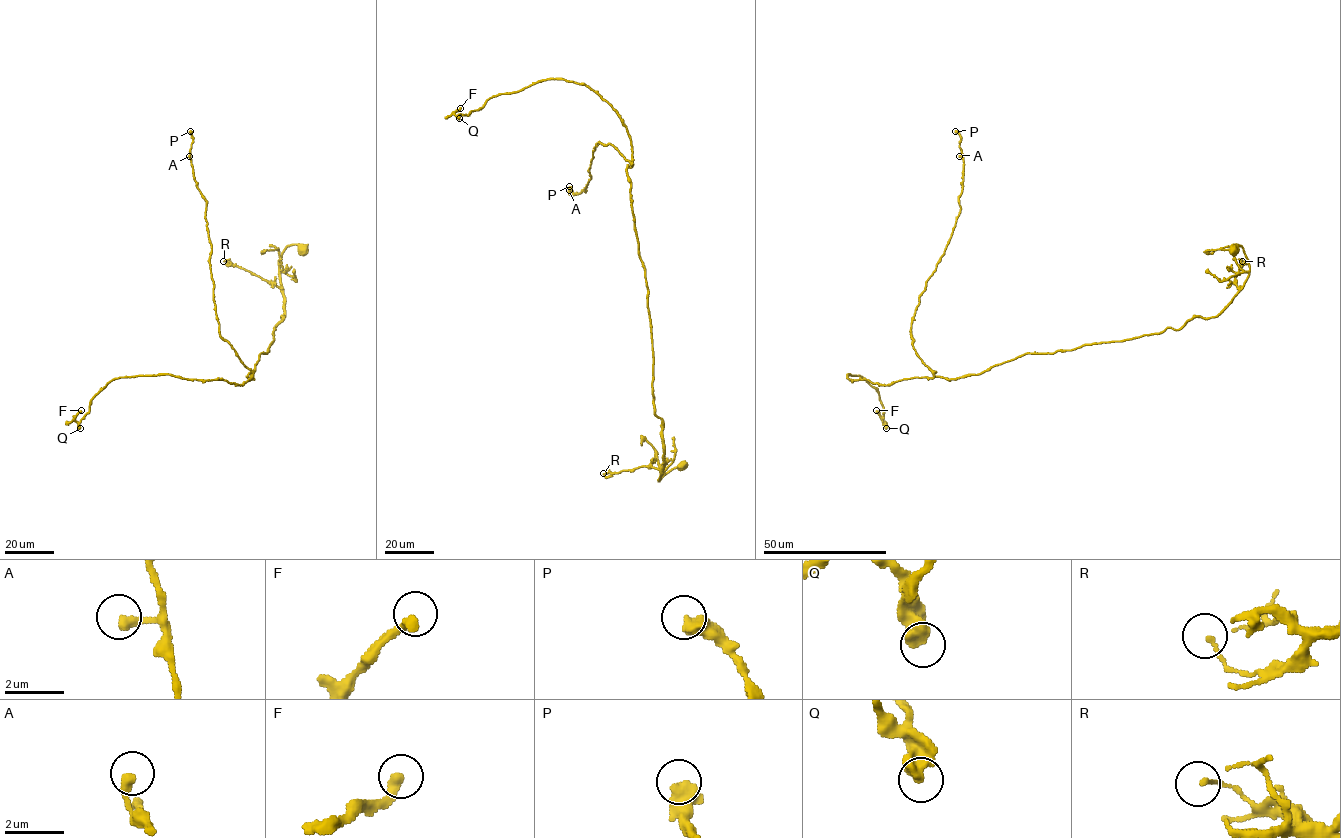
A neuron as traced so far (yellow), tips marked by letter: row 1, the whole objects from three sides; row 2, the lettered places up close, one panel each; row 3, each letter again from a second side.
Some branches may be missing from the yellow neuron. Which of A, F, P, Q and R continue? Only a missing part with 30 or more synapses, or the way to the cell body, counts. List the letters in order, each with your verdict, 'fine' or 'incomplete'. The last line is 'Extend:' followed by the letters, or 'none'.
A: fine
F: fine
P: fine
Q: fine
R: fine
Extend: none

